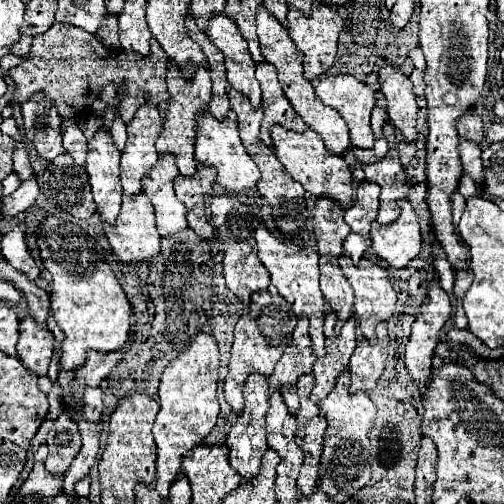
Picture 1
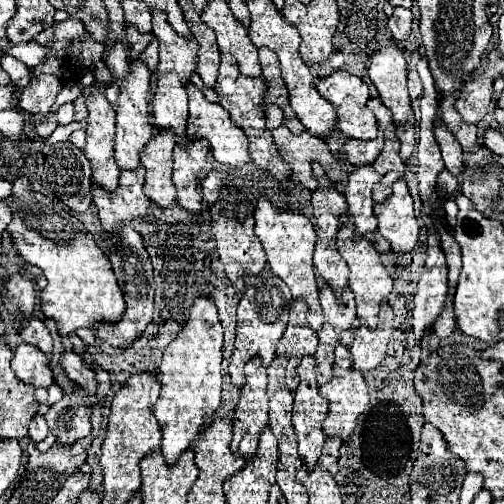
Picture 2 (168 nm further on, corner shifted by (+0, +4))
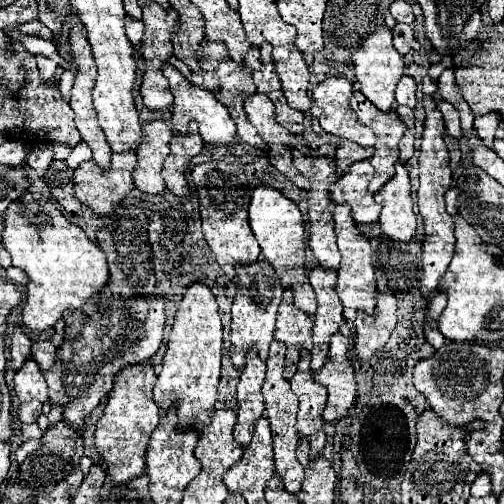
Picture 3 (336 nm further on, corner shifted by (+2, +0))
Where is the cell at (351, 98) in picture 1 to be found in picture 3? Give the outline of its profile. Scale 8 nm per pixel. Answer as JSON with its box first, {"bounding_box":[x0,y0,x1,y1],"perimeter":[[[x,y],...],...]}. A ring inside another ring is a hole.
{"bounding_box":[312,77,376,147],"perimeter":[[[328,77],[312,91],[316,107],[320,109],[320,127],[326,133],[370,147],[376,143],[376,135],[370,127],[358,121],[354,109],[350,107],[348,101],[352,91],[352,81],[346,77]]]}

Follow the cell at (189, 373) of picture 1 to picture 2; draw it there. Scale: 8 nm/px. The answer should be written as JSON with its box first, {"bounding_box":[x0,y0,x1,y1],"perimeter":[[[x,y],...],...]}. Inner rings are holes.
{"bounding_box":[154,297,222,465],"perimeter":[[[196,297],[190,317],[182,331],[170,341],[160,361],[160,397],[154,403],[154,415],[162,427],[162,453],[168,465],[192,445],[206,417],[220,405],[222,387],[222,325],[216,305],[208,297]]]}

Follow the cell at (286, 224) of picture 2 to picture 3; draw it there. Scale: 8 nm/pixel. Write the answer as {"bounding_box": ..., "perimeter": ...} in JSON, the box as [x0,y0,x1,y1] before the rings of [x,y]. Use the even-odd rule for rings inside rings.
{"bounding_box":[250,185,316,315],"perimeter":[[[260,185],[254,189],[252,199],[250,199],[250,227],[252,233],[262,249],[264,259],[274,267],[276,275],[280,277],[281,285],[290,289],[294,293],[294,305],[308,313],[314,315],[316,313],[316,297],[314,297],[314,289],[308,283],[308,271],[306,271],[306,257],[304,257],[304,219],[300,215],[300,209],[296,207],[296,203],[292,203],[290,199],[286,199],[282,193],[278,193],[276,189],[268,187],[268,185]]]}

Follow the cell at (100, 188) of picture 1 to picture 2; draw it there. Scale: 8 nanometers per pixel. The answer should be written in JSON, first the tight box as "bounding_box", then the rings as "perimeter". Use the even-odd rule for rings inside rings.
{"bounding_box":[84,83,120,191],"perimeter":[[[94,83],[92,93],[86,97],[86,147],[84,155],[92,163],[92,181],[106,191],[114,191],[118,187],[120,169],[112,157],[114,151],[114,109],[102,97],[104,83]]]}

